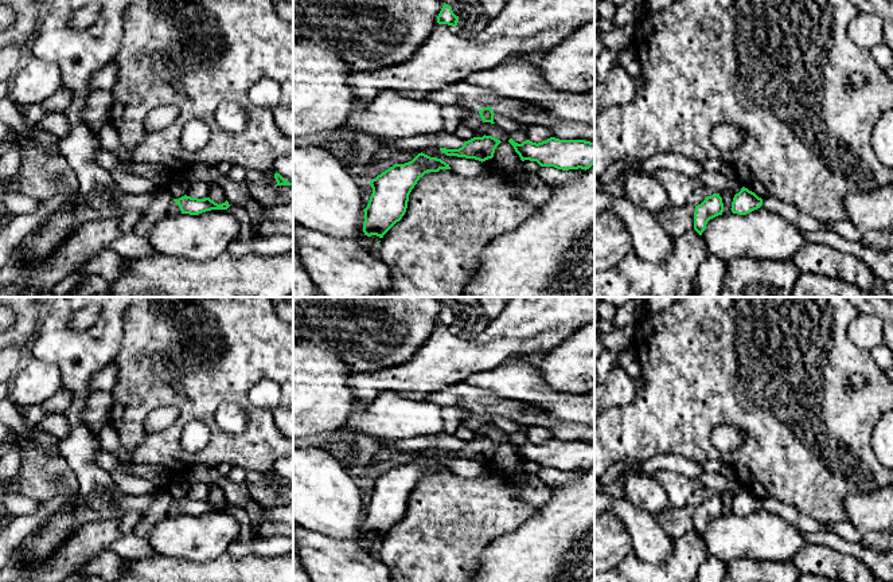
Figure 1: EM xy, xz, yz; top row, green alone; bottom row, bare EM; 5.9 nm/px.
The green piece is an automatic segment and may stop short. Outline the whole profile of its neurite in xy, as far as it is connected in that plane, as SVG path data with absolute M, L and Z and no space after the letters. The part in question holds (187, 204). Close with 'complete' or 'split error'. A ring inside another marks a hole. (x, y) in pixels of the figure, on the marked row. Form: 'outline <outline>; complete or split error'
outline M187 195L179 199L173 199L173 202L178 203L182 214L190 214L190 215L199 215L202 212L211 211L211 210L227 210L230 207L227 200L222 204L218 204L210 198L198 199Z; complete

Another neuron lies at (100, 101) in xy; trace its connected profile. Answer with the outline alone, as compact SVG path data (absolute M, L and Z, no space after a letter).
M93 90L89 95L82 116L95 134L100 134L102 125L108 120L104 116L109 113L112 101L113 94L110 90Z

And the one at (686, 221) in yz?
M686 204L682 207L668 206L655 214L656 220L671 239L676 239L686 231L694 228L695 206Z

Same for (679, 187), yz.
M658 169L652 176L663 185L667 192L670 206L682 207L689 204L689 198L698 187L707 188L714 194L729 190L733 195L738 194L742 184L736 179L729 179L721 172L703 172L698 177L690 177L671 169Z

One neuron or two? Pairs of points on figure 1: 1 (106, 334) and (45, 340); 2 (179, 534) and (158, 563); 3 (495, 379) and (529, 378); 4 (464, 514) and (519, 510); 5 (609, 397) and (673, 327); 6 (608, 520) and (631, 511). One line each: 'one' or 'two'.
1: one
2: two
3: one
4: one
5: two
6: two

